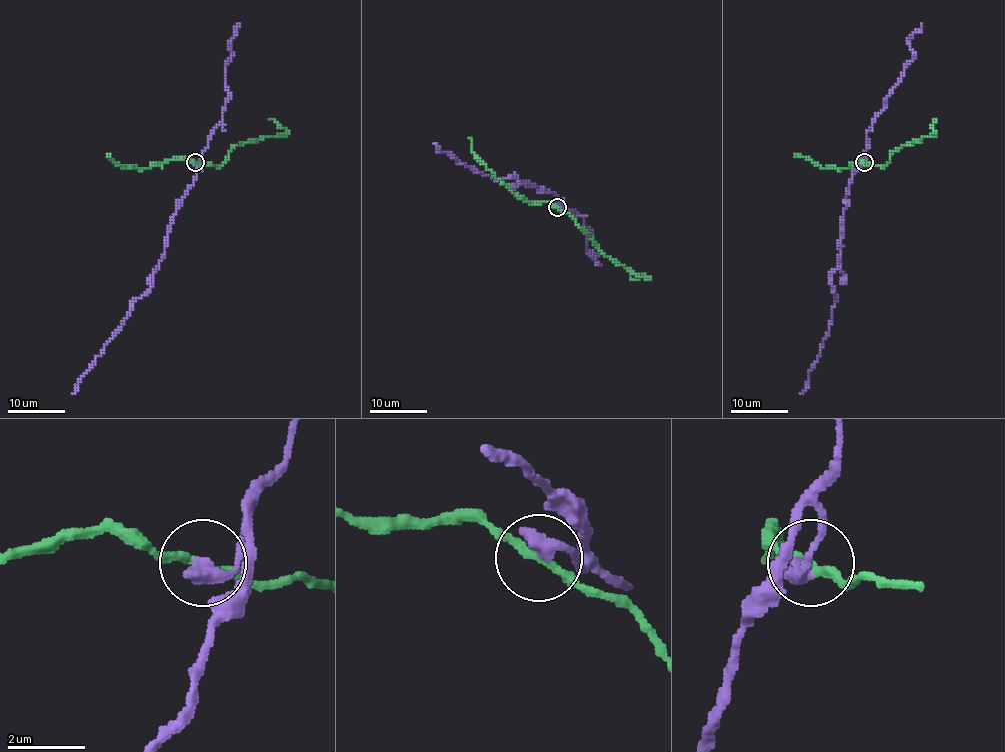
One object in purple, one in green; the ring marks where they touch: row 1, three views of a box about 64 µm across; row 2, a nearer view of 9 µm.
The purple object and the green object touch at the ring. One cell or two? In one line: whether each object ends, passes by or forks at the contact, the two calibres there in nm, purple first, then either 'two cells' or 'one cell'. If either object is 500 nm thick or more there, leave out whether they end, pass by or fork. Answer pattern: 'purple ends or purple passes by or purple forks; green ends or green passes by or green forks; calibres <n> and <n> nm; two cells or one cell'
purple ends; green passes by; calibres 440 and 200 nm; two cells

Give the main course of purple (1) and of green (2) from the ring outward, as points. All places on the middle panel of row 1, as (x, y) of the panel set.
1: (557, 208), (562, 202), (554, 193), (521, 182), (515, 173), (495, 179), (439, 151), (433, 144)
2: (557, 208), (569, 214), (599, 250), (637, 274), (648, 277), (642, 274), (637, 279), (629, 277)

